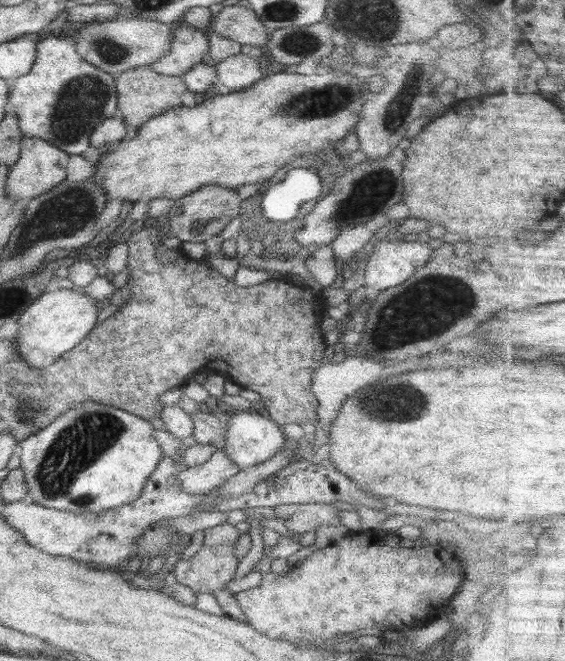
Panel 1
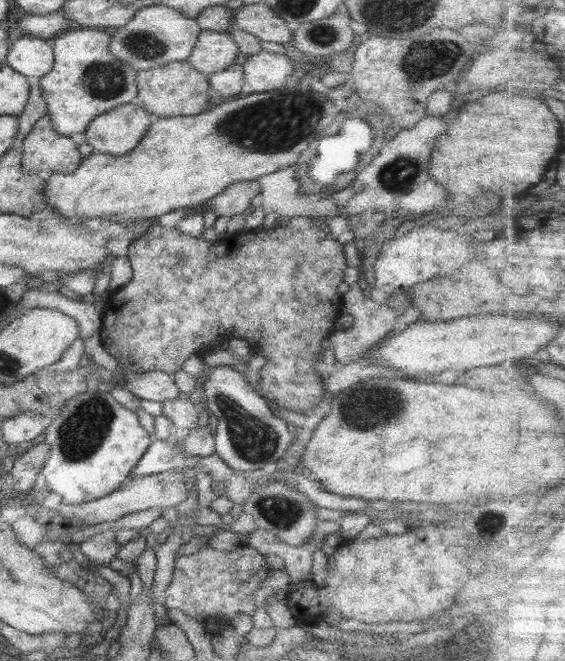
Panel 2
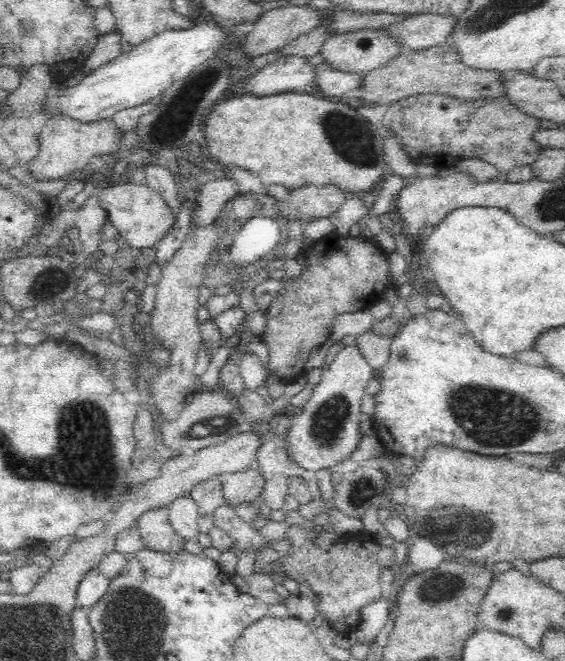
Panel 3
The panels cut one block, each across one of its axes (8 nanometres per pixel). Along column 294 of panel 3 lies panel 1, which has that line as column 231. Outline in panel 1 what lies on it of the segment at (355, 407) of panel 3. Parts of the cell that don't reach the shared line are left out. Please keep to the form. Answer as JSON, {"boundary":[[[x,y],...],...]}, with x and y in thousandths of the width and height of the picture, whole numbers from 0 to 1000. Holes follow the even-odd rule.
{"boundary":[[[425,622],[412,626],[404,637],[400,672],[395,676],[402,691],[427,708],[464,702],[478,696],[492,682],[506,676],[508,663],[497,644],[464,622]]]}

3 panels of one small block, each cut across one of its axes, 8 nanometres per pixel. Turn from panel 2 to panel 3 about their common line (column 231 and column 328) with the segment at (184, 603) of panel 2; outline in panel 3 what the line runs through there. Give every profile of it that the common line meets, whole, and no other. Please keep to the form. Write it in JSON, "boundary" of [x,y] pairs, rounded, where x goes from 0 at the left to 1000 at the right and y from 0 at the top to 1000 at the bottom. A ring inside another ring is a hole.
{"boundary":[[[542,793],[515,794],[504,814],[517,821],[517,829],[492,850],[510,876],[529,882],[542,879],[549,897],[565,906],[565,918],[598,958],[618,961],[628,956],[642,917],[680,905],[685,897],[685,890],[674,882],[676,859],[667,849],[674,828],[664,811],[648,802],[598,809],[595,817],[616,820],[591,821],[581,835],[559,826],[550,800]]]}

